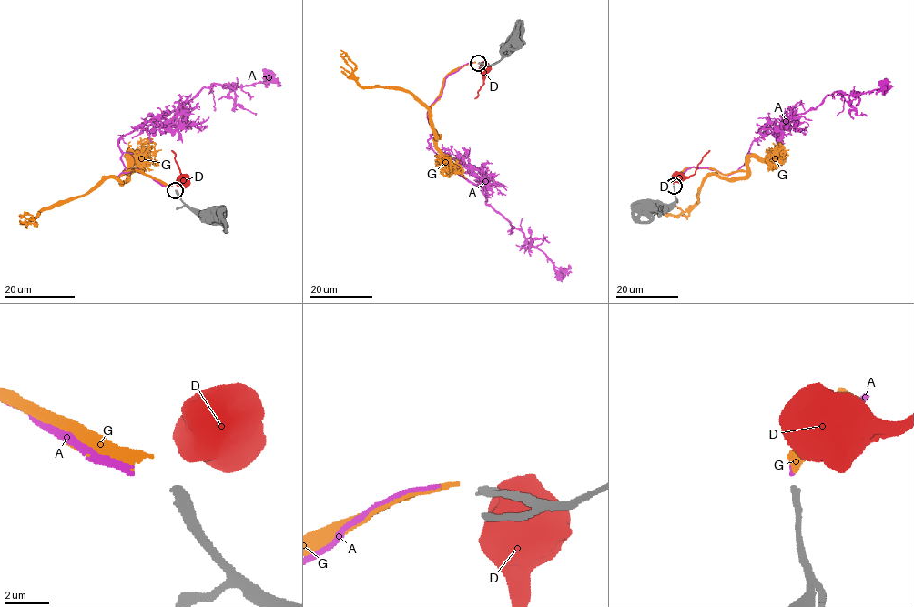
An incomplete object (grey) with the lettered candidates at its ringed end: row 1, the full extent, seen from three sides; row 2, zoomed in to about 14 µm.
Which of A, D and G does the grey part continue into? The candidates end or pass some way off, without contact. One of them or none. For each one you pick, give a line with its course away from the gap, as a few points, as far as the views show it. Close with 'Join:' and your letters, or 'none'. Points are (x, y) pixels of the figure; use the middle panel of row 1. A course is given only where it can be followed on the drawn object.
G: Its course: (475, 62), (445, 79), (429, 114), (436, 136), (431, 114), (410, 93), (362, 86), (355, 65), (340, 54)
Join: G

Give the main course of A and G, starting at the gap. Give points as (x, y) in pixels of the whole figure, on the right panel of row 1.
A: (673, 184), (690, 167), (736, 172), (754, 141), (814, 109), (828, 95), (883, 89), (883, 94)
G: (673, 181), (690, 167), (746, 173), (736, 178), (710, 174), (694, 205), (675, 216), (665, 212)

